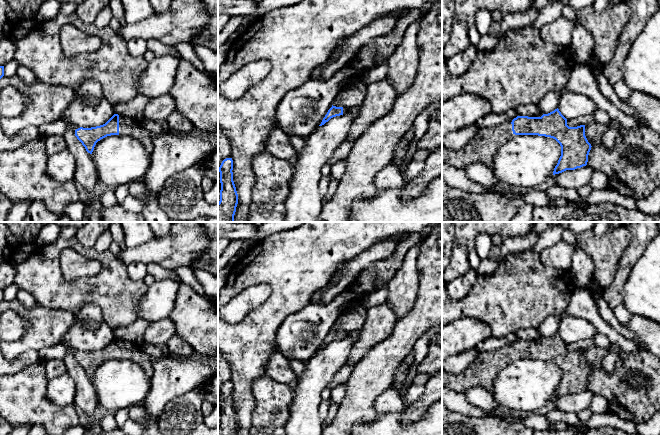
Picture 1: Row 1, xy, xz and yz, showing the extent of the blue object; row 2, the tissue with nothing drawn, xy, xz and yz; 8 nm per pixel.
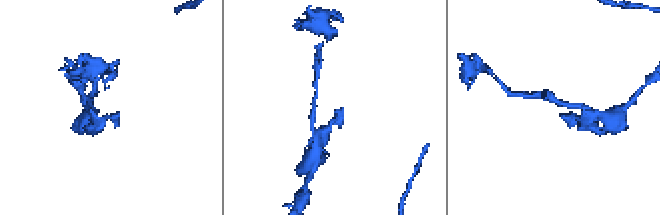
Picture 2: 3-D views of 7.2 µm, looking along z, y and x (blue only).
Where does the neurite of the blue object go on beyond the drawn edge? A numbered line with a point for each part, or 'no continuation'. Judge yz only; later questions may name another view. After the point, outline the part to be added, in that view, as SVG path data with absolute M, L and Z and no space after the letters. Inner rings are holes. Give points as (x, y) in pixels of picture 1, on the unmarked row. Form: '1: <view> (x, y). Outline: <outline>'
1: yz (482, 372). Outline: M511 346L481 352L471 365L459 374L451 374L442 369L442 386L461 393L476 387L491 391L498 373L513 359Z

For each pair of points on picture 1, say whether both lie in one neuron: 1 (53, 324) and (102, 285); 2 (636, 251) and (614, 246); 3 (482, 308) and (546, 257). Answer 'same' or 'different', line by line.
1: different
2: different
3: different

